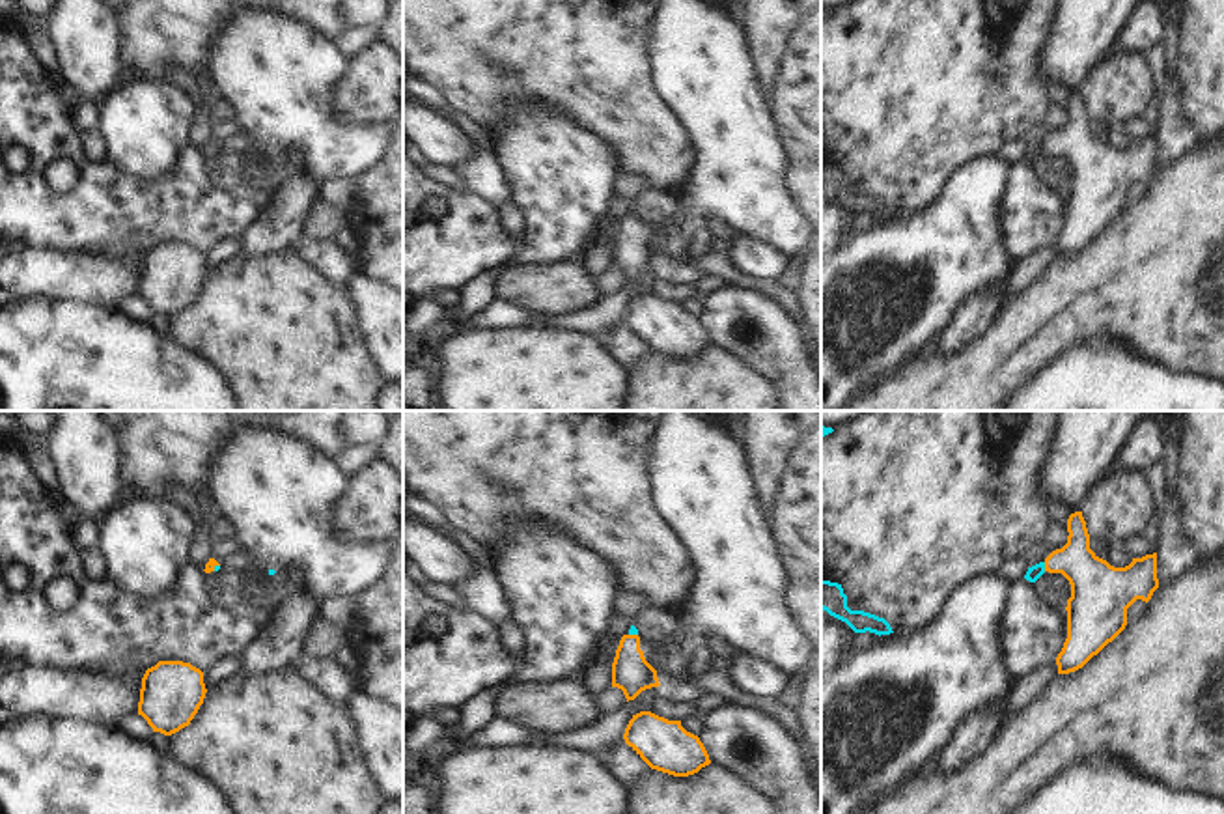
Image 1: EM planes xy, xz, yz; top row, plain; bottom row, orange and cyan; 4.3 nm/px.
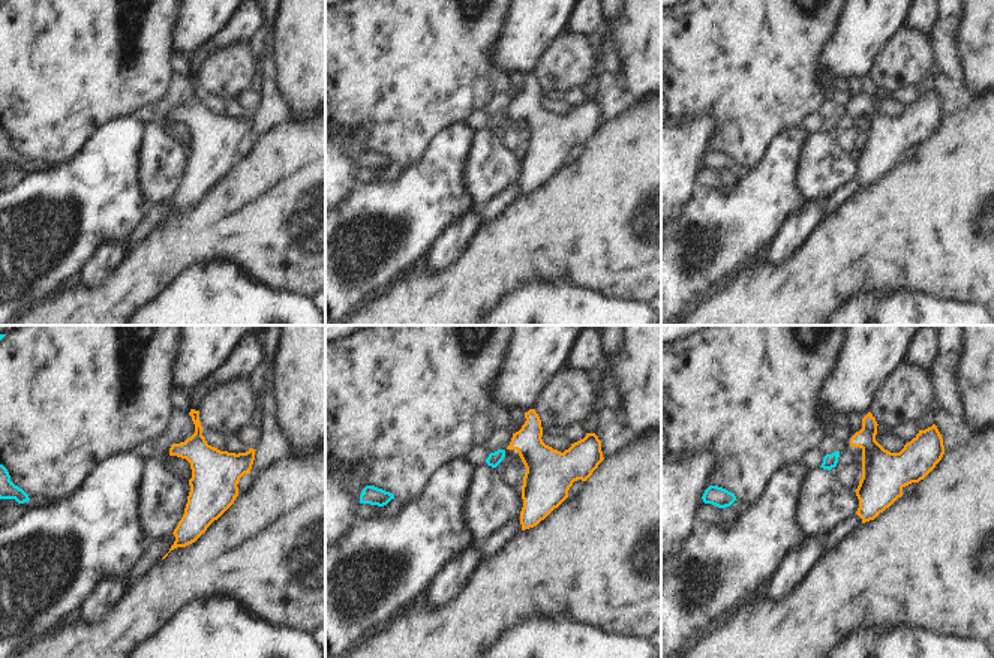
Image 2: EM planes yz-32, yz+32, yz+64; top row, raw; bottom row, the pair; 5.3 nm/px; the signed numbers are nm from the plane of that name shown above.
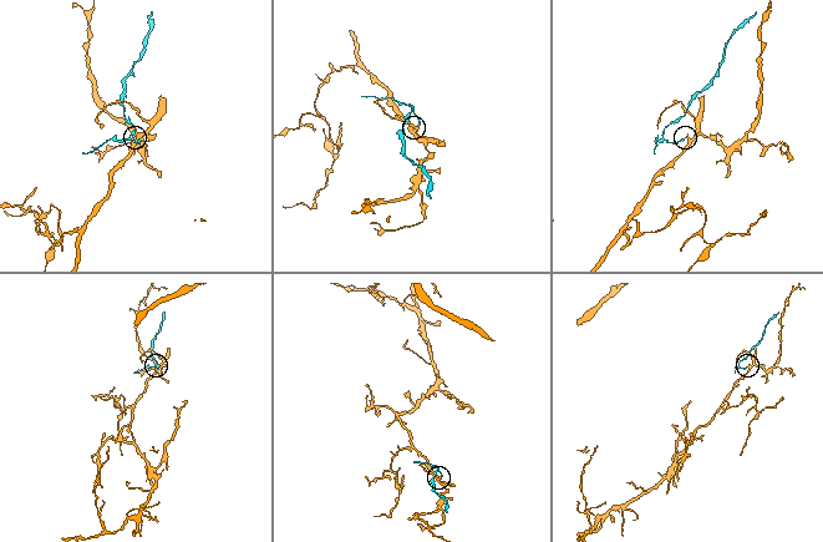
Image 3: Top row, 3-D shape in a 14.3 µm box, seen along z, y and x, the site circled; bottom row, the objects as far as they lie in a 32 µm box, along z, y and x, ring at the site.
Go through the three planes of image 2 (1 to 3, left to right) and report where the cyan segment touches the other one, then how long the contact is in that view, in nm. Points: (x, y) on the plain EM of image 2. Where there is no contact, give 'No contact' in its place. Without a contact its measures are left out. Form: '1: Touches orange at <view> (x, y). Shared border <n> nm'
1: No contact
2: No contact
3: No contact

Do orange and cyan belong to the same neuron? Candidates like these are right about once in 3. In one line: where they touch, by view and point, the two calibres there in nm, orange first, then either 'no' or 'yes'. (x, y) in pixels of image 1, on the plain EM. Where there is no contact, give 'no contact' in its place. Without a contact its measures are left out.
meets orange in yz at (1045, 148); 240 nm thick on the orange side, 60 nm on the other; no

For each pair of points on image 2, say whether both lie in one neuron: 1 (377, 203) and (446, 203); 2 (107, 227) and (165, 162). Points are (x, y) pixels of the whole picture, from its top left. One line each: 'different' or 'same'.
1: same
2: different

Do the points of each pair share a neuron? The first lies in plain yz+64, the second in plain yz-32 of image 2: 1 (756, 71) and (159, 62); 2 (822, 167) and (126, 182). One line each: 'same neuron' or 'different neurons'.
1: same neuron
2: different neurons

